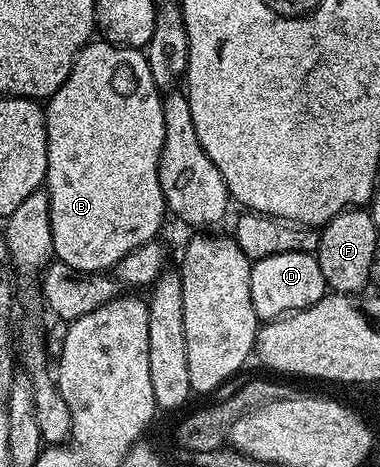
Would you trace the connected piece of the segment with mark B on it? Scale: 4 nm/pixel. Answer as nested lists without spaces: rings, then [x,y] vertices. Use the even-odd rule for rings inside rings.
[[[90,41],[75,57],[67,81],[63,81],[61,88],[44,104],[45,128],[47,129],[47,173],[44,186],[49,193],[53,255],[60,262],[71,265],[71,269],[90,273],[108,272],[116,267],[123,257],[127,257],[127,253],[139,249],[139,245],[154,242],[158,238],[157,230],[160,229],[161,222],[167,219],[163,189],[159,185],[159,157],[163,153],[162,98],[162,92],[158,91],[155,85],[155,77],[151,77],[151,69],[145,60],[144,50],[136,47],[118,47],[115,43],[104,41]]]

